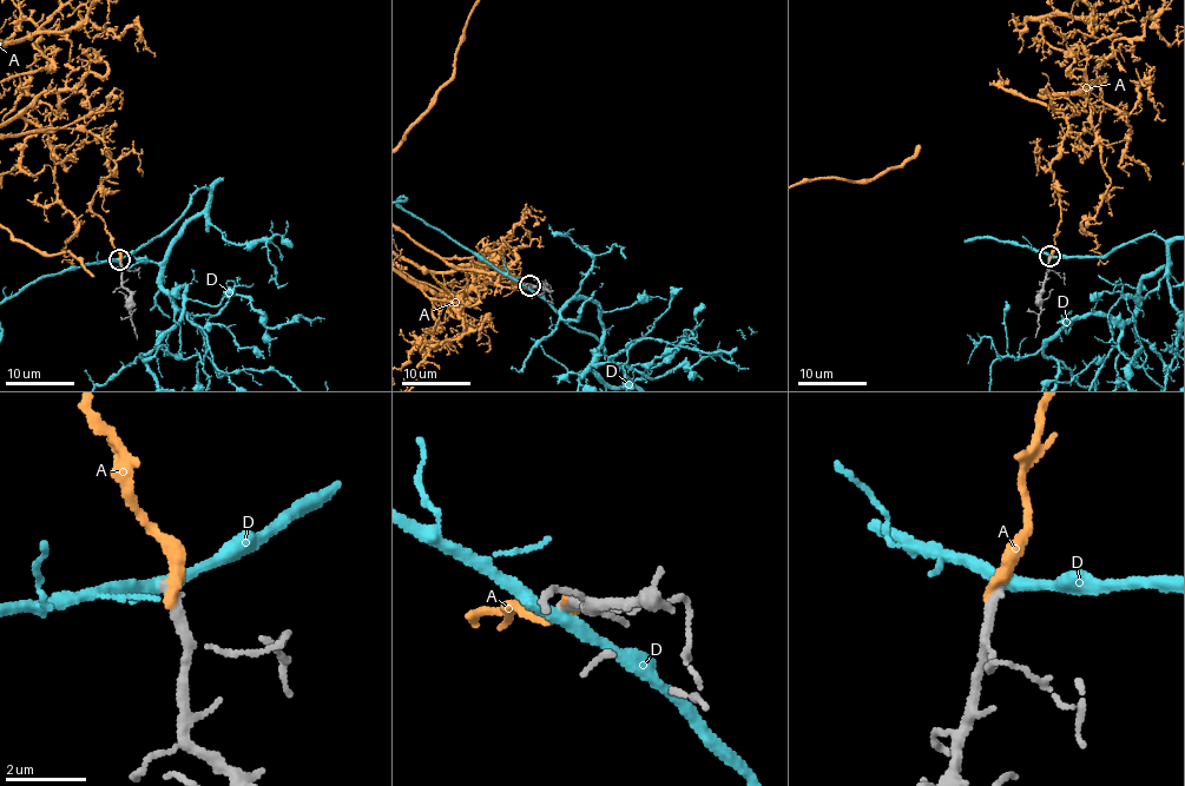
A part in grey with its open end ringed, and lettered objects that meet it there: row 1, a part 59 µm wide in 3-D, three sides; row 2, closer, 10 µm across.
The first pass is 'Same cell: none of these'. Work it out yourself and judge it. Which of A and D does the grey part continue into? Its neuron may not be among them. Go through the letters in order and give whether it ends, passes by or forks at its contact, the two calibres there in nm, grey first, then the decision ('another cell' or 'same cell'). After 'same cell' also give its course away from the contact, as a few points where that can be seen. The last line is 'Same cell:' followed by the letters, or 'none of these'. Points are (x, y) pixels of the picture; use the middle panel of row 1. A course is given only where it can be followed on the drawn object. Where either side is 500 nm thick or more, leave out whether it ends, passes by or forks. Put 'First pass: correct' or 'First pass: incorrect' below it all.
A: it ends | 320/320 nm | another cell
D: it passes by | 280/340 nm | another cell
Same cell: none of these
First pass: correct

